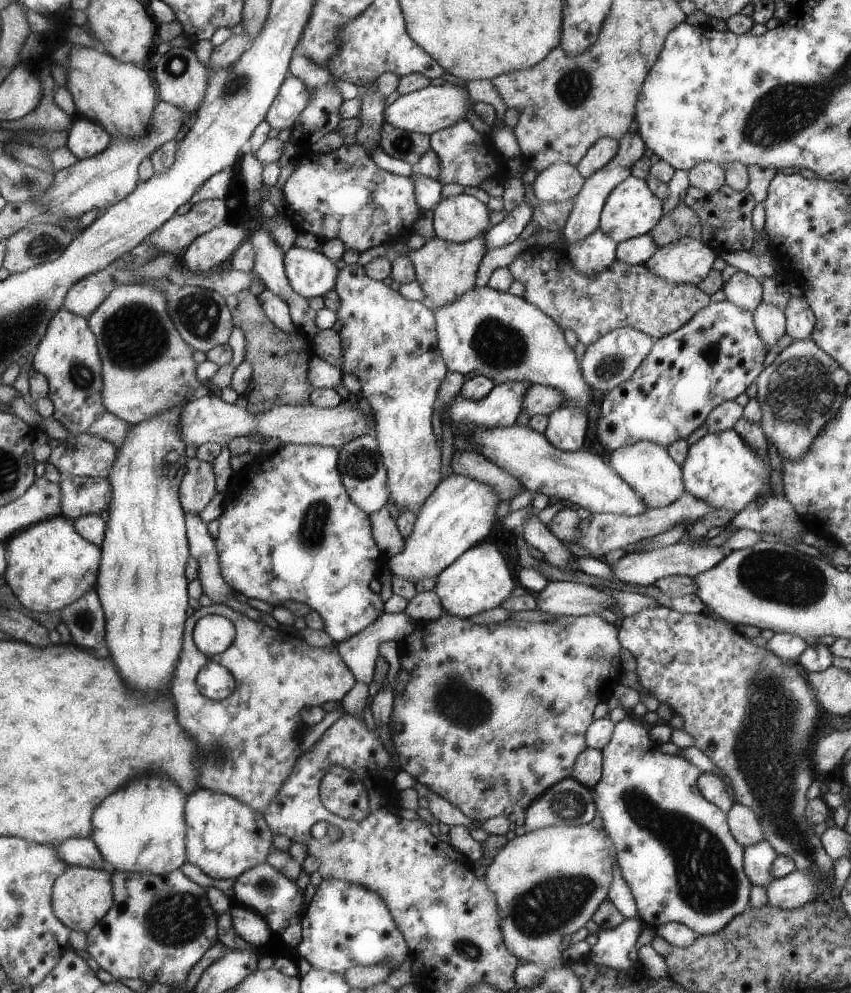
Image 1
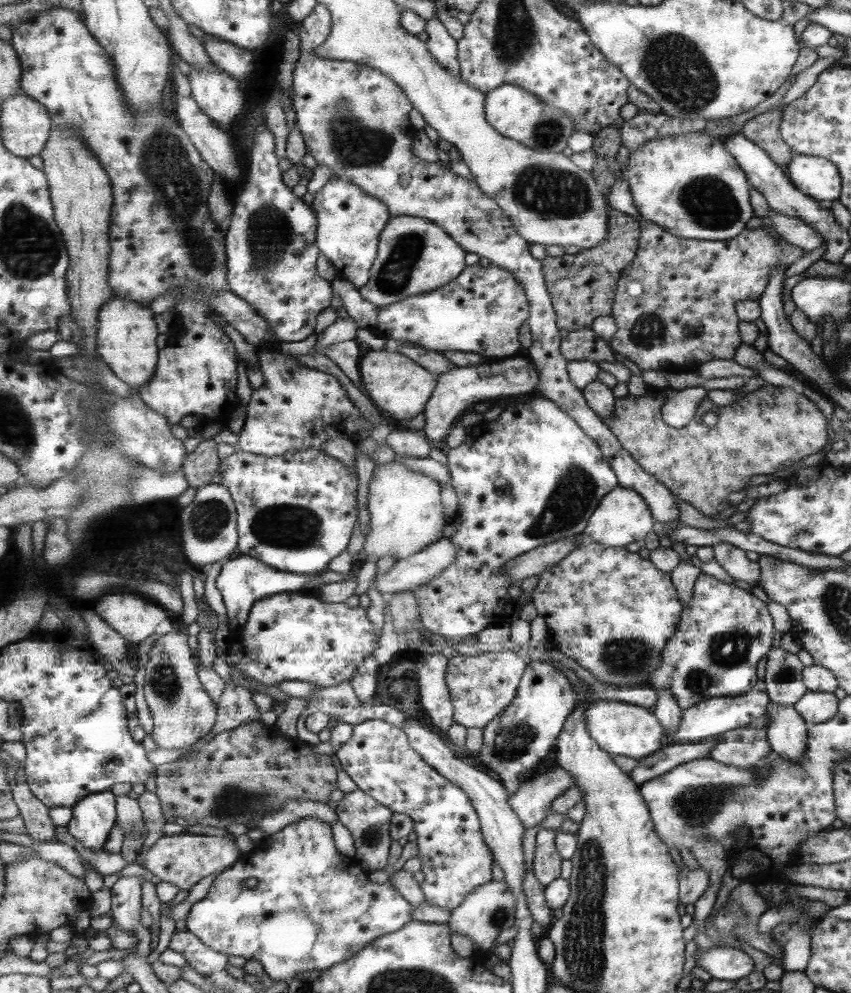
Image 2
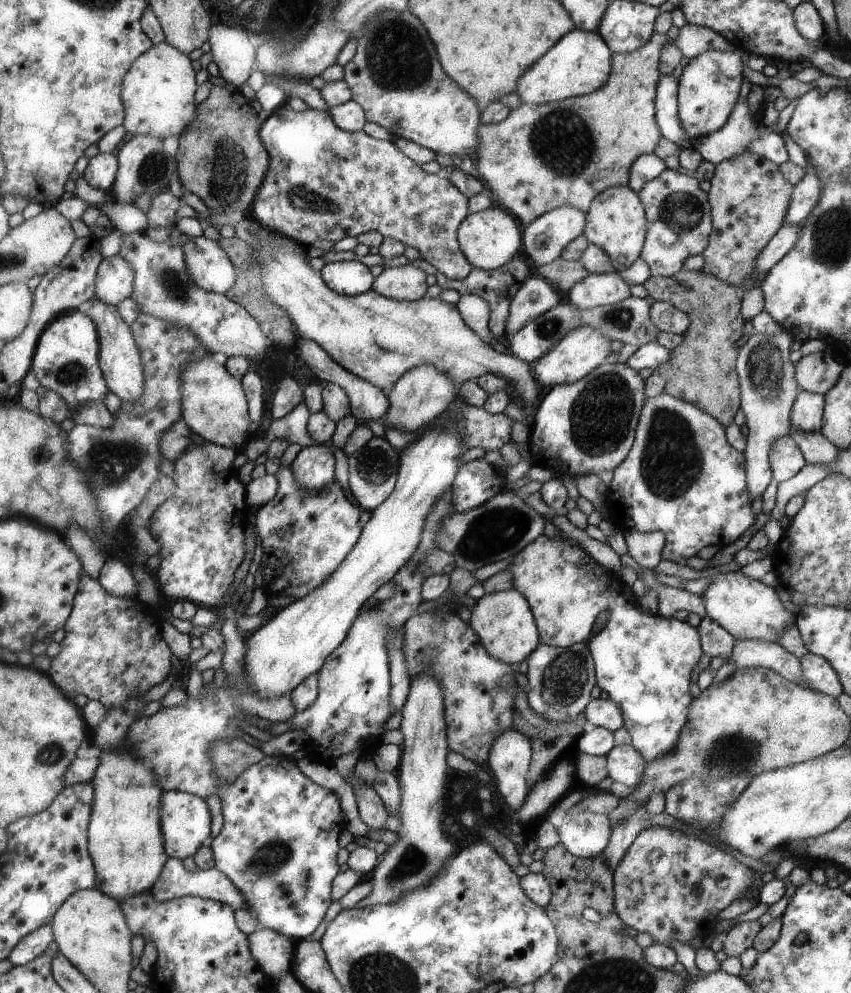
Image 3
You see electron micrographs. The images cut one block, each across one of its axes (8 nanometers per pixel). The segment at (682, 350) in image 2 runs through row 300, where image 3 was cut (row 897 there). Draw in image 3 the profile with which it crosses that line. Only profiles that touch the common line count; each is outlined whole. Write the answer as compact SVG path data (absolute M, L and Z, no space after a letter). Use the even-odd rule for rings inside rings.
M662 825L651 826L638 834L622 862L613 870L616 911L625 926L650 934L654 943L669 946L670 942L682 942L691 945L694 940L705 941L718 932L718 924L722 924L723 920L722 912L736 899L748 895L758 904L757 896L764 884L762 875L762 872L740 863L730 853L700 838Z

